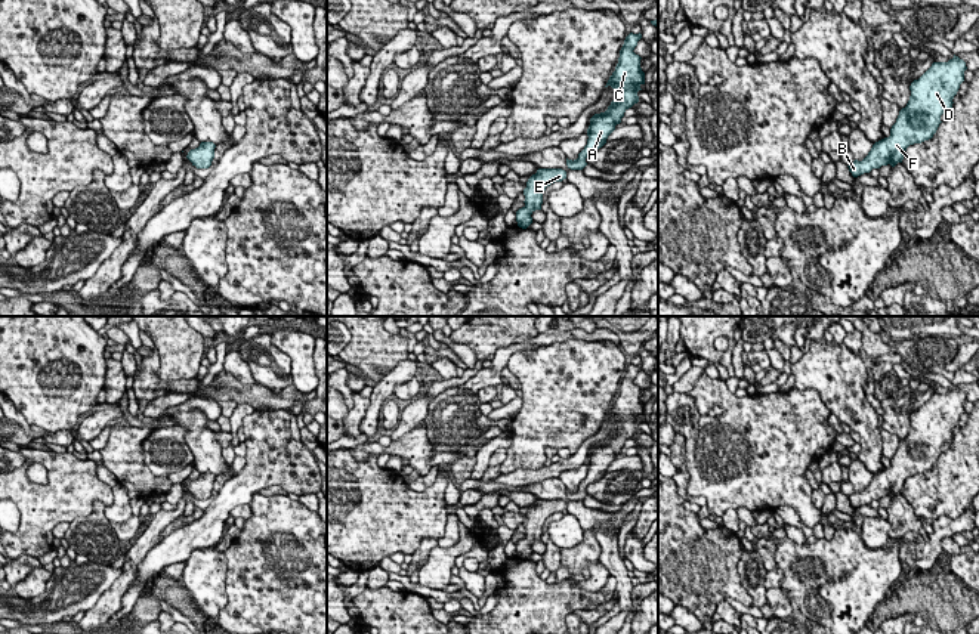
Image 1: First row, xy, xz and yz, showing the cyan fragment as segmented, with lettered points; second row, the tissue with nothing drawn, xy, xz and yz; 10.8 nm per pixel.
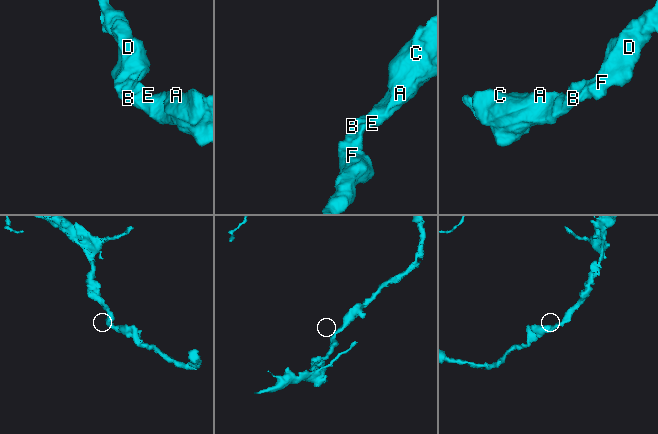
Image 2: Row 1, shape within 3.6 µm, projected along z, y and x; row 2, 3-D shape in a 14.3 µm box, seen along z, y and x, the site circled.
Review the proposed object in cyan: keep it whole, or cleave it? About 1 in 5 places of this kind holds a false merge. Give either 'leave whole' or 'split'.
leave whole

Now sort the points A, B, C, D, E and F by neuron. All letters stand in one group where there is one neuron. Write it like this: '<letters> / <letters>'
A B C D E F

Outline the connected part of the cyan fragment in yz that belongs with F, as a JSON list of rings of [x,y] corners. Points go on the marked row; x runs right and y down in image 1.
[[[954,55],[948,62],[933,62],[932,67],[909,86],[911,96],[899,111],[890,136],[875,142],[868,155],[849,164],[853,177],[873,168],[902,163],[909,145],[929,140],[936,133],[941,115],[952,111],[952,99],[964,81],[966,62]]]

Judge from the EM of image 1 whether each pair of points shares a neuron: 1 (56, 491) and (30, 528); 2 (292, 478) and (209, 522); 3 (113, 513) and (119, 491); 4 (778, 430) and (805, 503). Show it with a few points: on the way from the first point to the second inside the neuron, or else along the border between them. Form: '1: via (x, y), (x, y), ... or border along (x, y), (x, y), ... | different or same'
1: via (53, 500), (37, 519) | same
2: via (271, 478), (253, 478), (228, 501) | same
3: via (119, 507), (119, 497) | same
4: via (778, 448), (778, 476), (787, 485) | same

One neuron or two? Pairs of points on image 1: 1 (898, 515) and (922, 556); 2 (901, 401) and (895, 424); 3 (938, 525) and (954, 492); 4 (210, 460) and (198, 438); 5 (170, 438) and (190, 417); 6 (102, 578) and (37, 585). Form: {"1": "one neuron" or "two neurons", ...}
{"1": "two neurons", "2": "one neuron", "3": "two neurons", "4": "one neuron", "5": "two neurons", "6": "two neurons"}

